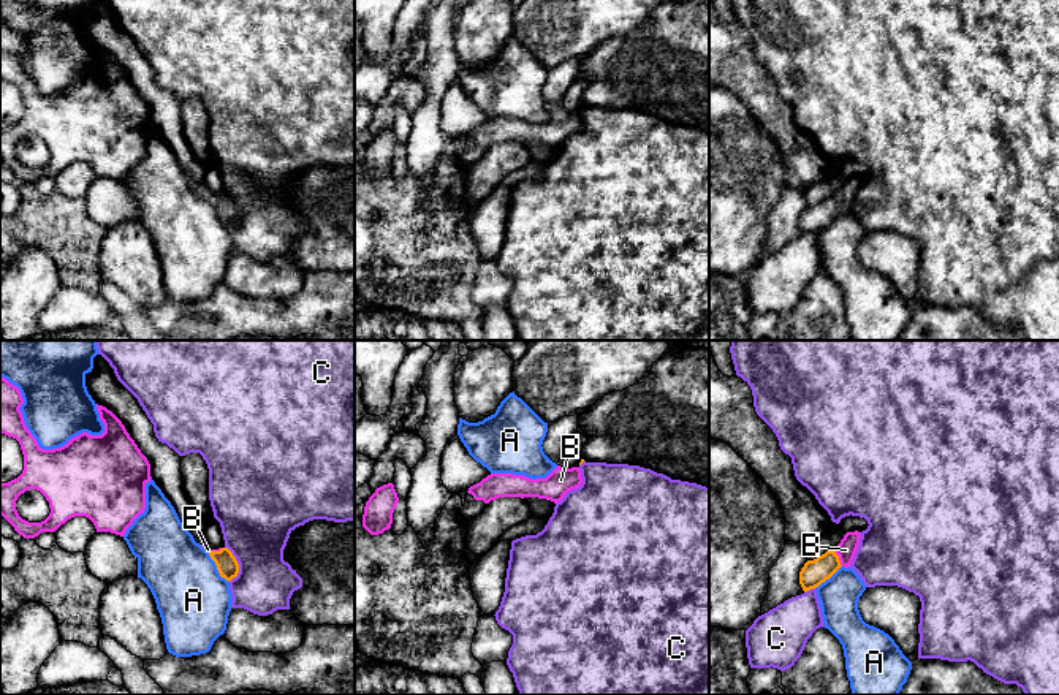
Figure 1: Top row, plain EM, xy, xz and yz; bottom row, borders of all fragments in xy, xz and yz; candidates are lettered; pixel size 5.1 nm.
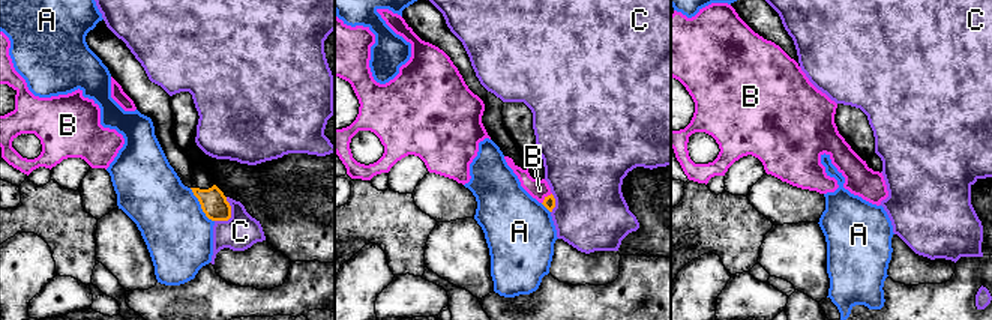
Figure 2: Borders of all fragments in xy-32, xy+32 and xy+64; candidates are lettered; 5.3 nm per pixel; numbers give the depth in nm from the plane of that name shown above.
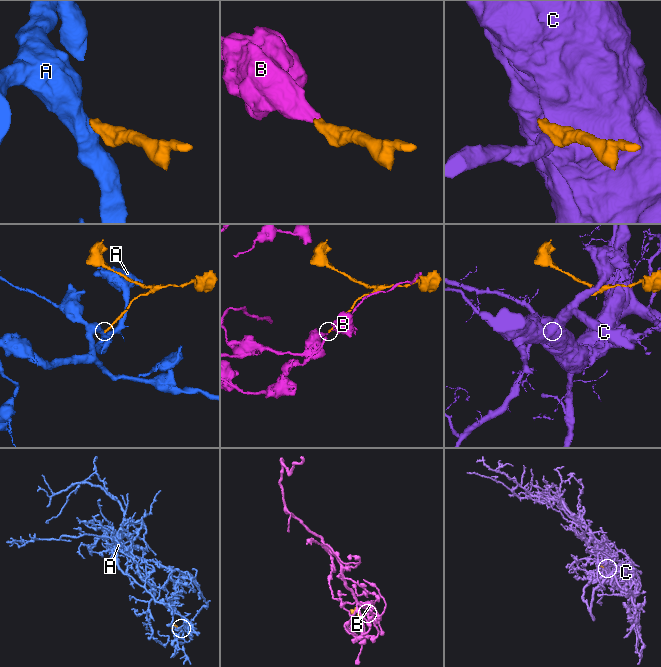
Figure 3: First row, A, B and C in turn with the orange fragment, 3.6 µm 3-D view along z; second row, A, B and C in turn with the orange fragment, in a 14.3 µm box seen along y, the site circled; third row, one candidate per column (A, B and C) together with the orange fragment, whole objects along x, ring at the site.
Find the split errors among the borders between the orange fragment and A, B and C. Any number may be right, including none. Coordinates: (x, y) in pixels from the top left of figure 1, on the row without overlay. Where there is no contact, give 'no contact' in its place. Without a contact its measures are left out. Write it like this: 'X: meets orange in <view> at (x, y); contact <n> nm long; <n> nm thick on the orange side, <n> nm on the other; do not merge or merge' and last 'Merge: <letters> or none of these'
A: meets orange in xy at (217, 214); contact 190 nm long; 110 nm thick on the orange side, 380 nm on the other; do not merge
B: meets orange in yz at (838, 203); contact 100 nm long; 130 nm thick on the orange side, 100 nm on the other; merge
C: meets orange in xy at (238, 209); contact 190 nm long; 110 nm thick on the orange side, 360 nm on the other; do not merge
Merge: B

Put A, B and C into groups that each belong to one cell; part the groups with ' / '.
A / B / C

